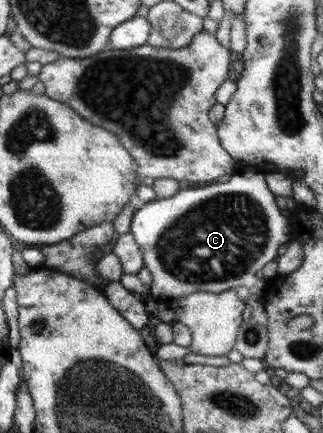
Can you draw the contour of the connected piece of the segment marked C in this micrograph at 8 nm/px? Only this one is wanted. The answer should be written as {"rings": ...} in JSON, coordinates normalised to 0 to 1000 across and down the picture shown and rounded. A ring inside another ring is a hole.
{"rings":[[[759,393],[752,400],[715,402],[709,416],[697,420],[644,423],[641,430],[610,430],[610,434],[554,436],[536,453],[502,460],[480,457],[474,464],[446,469],[437,480],[415,485],[406,503],[399,538],[412,543],[437,591],[446,600],[446,617],[467,633],[467,661],[461,665],[464,681],[486,697],[508,697],[511,693],[548,688],[560,679],[585,679],[585,674],[653,674],[672,679],[693,670],[715,667],[737,661],[759,661],[771,670],[771,681],[805,688],[830,651],[802,637],[802,626],[827,605],[839,605],[858,594],[858,573],[870,564],[882,564],[907,552],[901,538],[904,529],[895,522],[892,503],[870,499],[870,487],[845,462],[848,450],[827,436],[820,416],[814,416],[817,400],[802,400],[796,393]]]}

